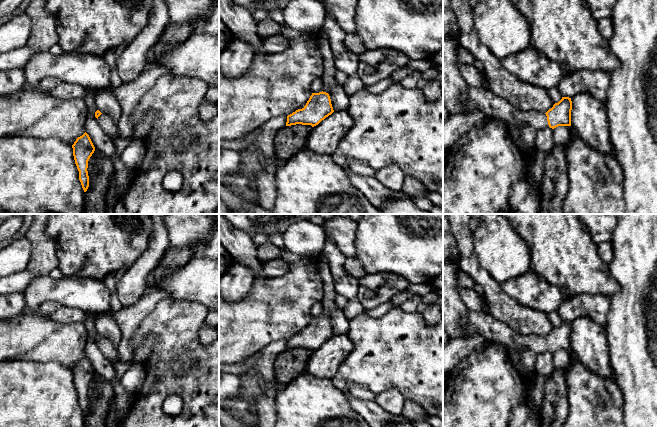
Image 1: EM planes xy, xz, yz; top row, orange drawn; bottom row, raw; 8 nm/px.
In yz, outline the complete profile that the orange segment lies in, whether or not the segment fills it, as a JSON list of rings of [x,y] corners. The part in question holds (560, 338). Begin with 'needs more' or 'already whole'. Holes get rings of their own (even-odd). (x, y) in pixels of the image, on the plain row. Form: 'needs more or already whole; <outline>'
needs more; [[[443,262],[443,330],[450,340],[463,336],[466,323],[470,323],[486,339],[513,348],[527,347],[535,355],[571,350],[572,325],[569,321],[553,329],[546,337],[522,335],[509,325],[495,319],[491,314],[469,311],[458,293],[458,263]]]

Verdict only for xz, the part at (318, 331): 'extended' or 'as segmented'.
extended

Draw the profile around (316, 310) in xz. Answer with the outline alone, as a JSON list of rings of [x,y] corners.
[[[322,302],[315,303],[310,310],[310,314],[312,317],[319,317],[323,314],[323,305]]]

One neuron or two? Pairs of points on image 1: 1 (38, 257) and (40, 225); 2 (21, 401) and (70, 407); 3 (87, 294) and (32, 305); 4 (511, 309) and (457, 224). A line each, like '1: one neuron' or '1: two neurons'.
1: one neuron
2: one neuron
3: one neuron
4: one neuron

